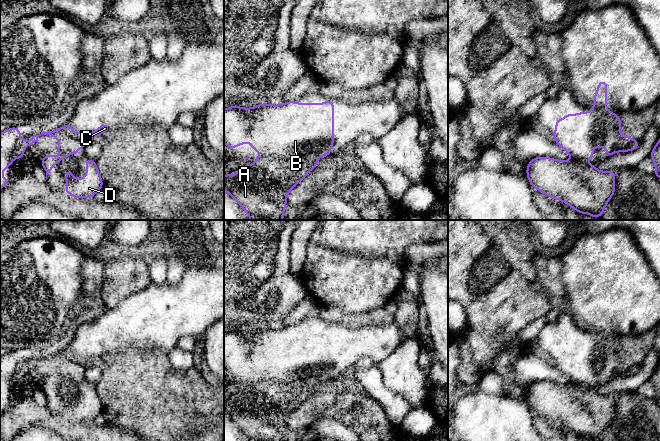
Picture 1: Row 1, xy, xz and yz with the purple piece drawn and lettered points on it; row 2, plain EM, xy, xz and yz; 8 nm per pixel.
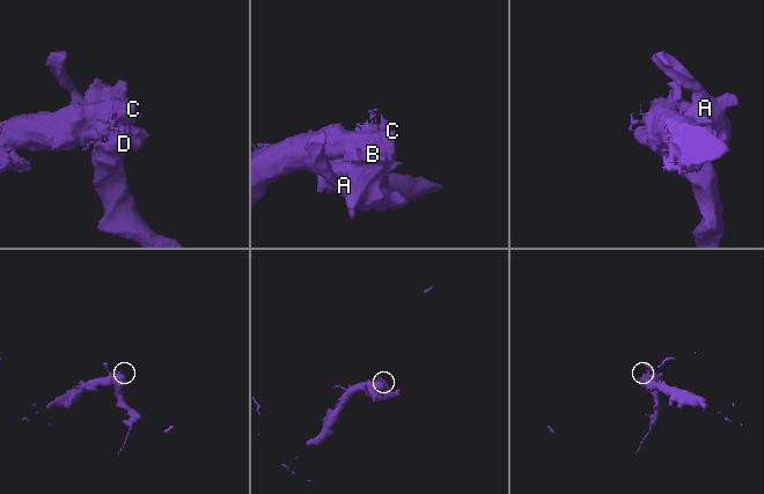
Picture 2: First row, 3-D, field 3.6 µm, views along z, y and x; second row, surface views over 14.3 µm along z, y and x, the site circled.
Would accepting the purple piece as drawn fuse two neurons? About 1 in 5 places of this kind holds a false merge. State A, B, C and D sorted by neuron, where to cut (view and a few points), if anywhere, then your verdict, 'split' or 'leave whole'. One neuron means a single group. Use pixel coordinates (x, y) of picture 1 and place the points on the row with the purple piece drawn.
A B C D; no cut; leave whole

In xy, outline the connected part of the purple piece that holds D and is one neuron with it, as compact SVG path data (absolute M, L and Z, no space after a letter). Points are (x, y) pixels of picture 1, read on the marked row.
M86 158L86 177L72 177L72 170L68 170L65 174L66 188L65 192L71 194L74 198L85 197L90 199L103 188L102 178L97 169L95 161Z

